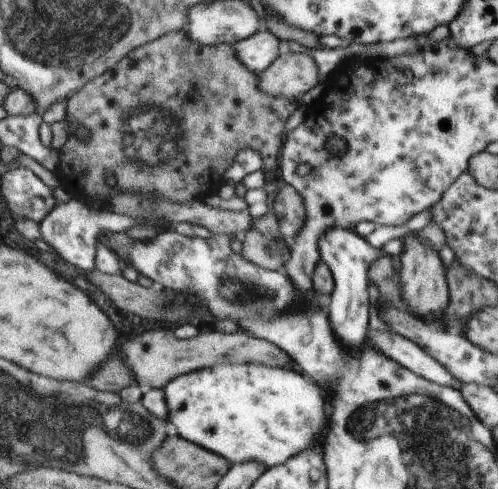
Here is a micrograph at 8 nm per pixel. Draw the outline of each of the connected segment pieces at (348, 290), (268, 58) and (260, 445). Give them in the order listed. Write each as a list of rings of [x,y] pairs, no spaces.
[[[333,227],[320,238],[321,260],[325,261],[334,276],[334,291],[329,296],[327,313],[331,318],[333,334],[336,334],[345,346],[357,349],[366,338],[367,320],[369,320],[369,296],[367,295],[367,269],[373,260],[383,256],[383,250],[369,246],[364,237],[355,230]]]
[[[266,28],[236,42],[233,47],[240,61],[254,73],[261,74],[279,58],[280,39]]]
[[[223,363],[178,376],[163,389],[173,432],[228,458],[235,465],[259,461],[267,464],[268,468],[279,466],[323,443],[320,438],[327,434],[327,400],[323,390],[313,379],[287,367]]]

